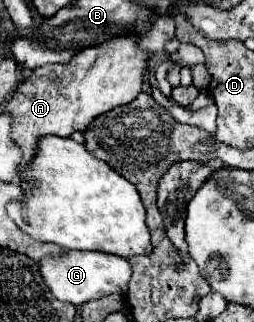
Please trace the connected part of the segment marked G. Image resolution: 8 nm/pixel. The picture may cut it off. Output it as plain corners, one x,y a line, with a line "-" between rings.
66,250
62,256
44,256
40,262
42,278
46,280
46,286
50,292
64,302
70,302
74,306
80,306
84,302
104,298
108,294
126,294
126,284
132,276
132,268
126,258
104,254
104,252
78,252
78,250

